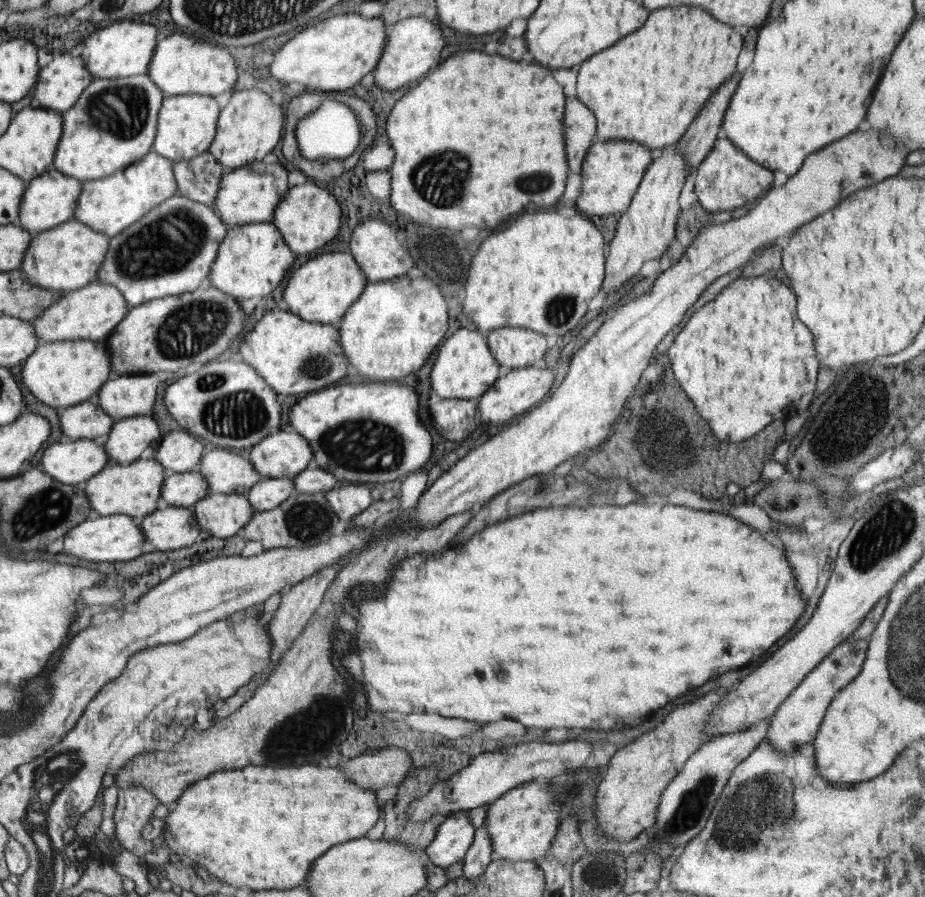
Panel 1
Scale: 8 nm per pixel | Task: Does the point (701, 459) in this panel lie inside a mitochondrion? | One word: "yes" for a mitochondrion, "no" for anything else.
yes

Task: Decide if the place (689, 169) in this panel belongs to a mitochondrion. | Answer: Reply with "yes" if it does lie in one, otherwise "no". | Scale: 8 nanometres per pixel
no

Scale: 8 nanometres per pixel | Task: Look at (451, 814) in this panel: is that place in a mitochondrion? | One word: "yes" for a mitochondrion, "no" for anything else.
no

